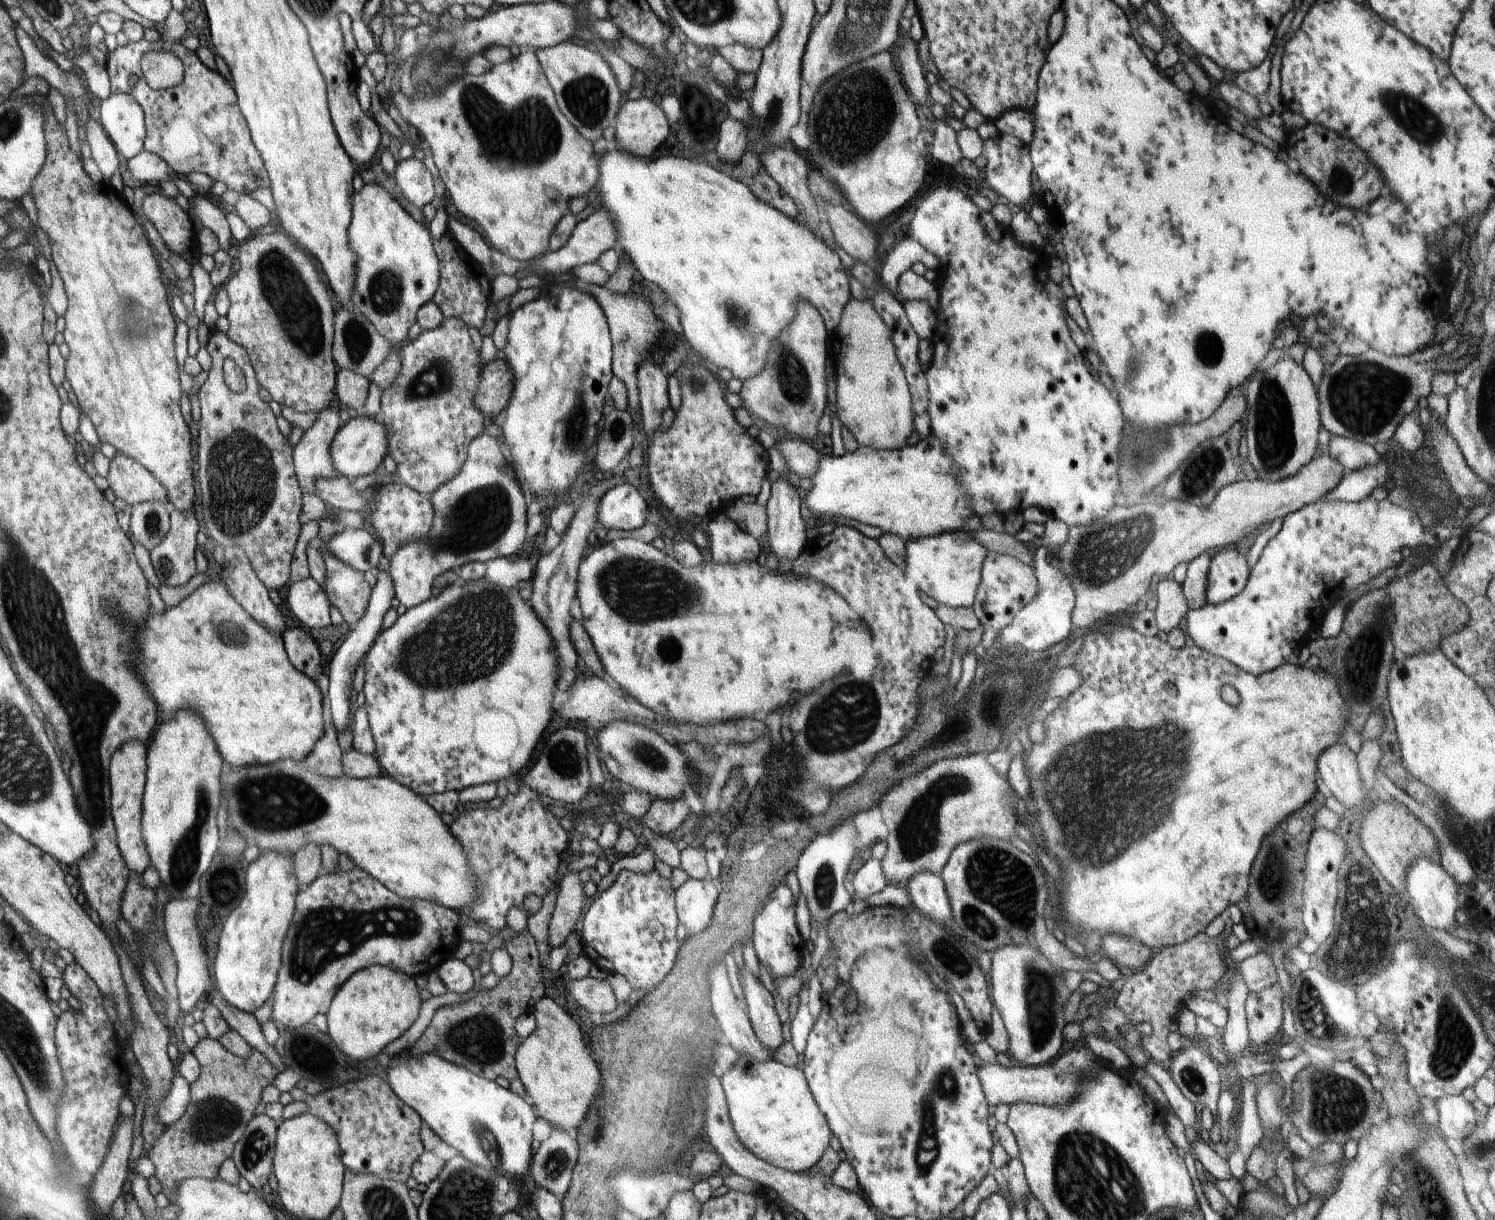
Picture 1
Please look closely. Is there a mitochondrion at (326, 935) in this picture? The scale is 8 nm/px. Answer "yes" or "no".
yes

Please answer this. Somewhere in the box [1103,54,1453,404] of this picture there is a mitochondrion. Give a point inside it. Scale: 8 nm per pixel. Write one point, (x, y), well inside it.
(1414, 113)

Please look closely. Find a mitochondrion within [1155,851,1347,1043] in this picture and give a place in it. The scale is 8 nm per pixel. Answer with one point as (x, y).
(1263, 880)

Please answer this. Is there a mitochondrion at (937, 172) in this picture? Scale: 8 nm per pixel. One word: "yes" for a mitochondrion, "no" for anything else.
no

